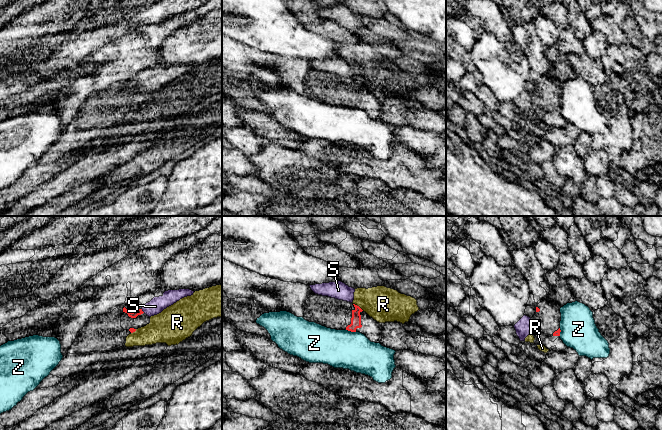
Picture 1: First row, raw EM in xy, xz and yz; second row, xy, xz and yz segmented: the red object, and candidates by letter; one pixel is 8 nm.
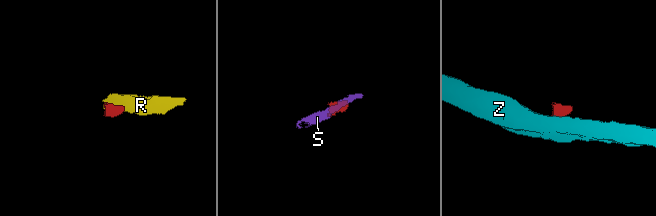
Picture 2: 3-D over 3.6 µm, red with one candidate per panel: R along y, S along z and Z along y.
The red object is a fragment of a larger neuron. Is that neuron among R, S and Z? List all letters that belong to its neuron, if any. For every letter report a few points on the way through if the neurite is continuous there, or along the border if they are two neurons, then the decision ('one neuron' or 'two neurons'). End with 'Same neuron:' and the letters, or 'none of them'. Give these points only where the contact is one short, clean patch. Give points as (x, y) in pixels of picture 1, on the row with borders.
R: two neurons
S: along xy (141, 308), (144, 312) | two neurons
Z: along xz (345, 329), (356, 331) | two neurons
Same neuron: none of them

